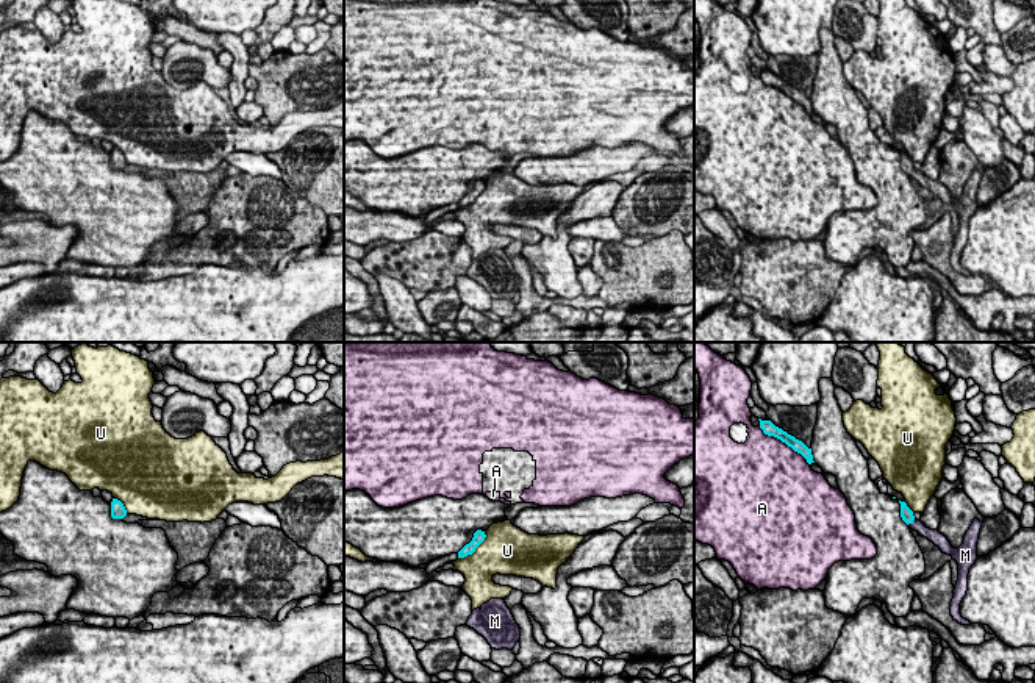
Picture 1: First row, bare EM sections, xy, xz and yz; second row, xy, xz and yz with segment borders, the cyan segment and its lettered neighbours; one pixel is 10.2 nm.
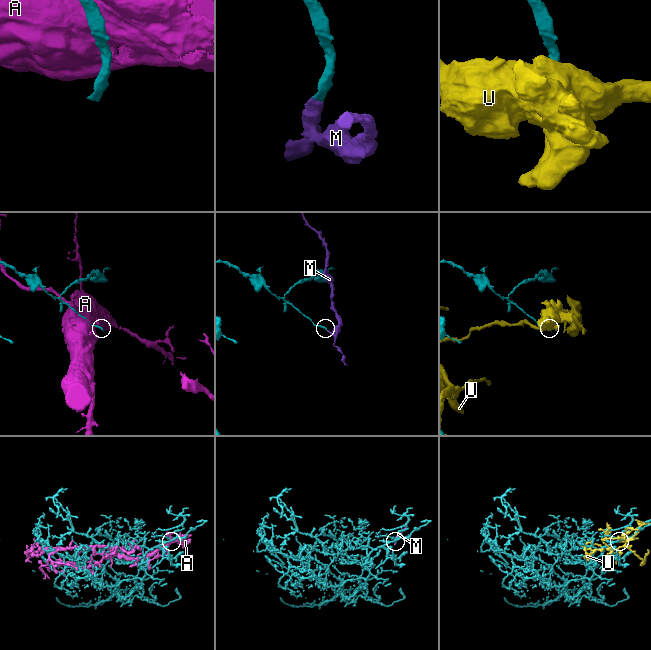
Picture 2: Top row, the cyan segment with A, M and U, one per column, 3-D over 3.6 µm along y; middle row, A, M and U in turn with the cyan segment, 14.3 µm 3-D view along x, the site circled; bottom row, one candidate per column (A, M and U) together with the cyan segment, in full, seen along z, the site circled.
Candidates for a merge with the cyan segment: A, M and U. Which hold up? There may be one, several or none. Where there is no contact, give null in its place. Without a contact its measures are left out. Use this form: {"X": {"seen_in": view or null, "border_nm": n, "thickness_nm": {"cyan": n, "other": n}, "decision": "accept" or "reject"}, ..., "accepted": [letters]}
{"A": {"seen_in": "yz", "border_nm": 650, "thickness_nm": {"cyan": 140, "other": 480}, "decision": "reject"}, "M": {"seen_in": "yz", "border_nm": 110, "thickness_nm": {"cyan": 130, "other": 120}, "decision": "accept"}, "U": {"seen_in": "xz", "border_nm": 400, "thickness_nm": {"cyan": 130, "other": 420}, "decision": "reject"}, "accepted": ["M"]}

